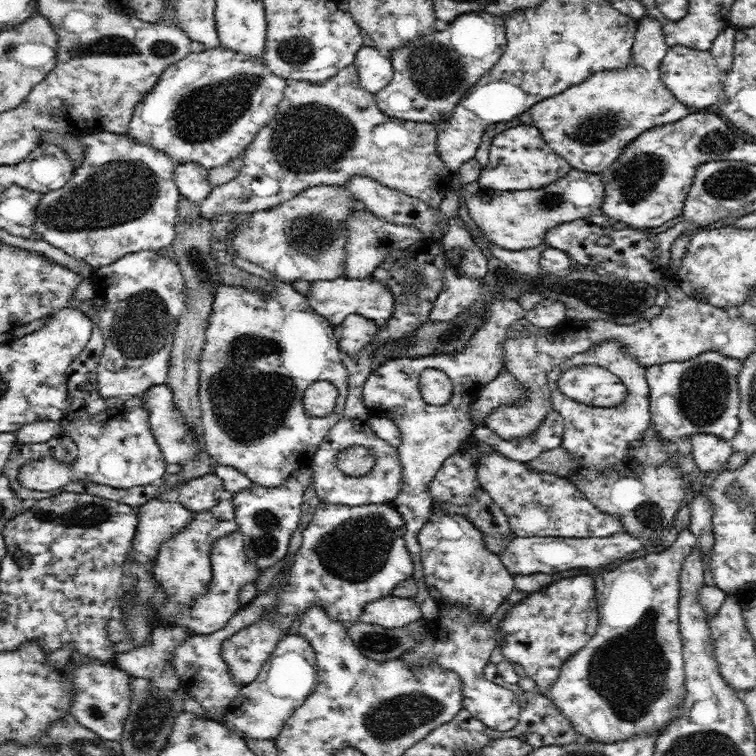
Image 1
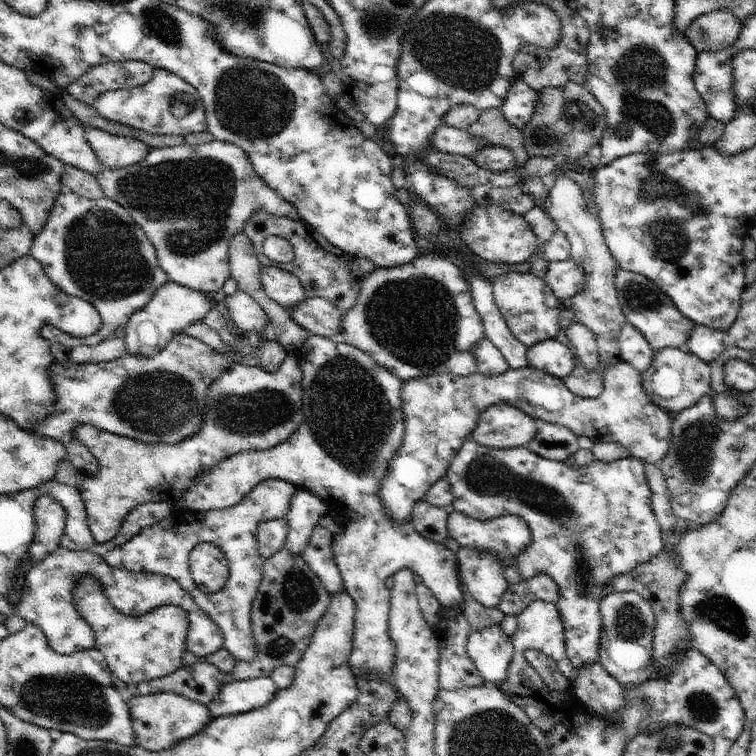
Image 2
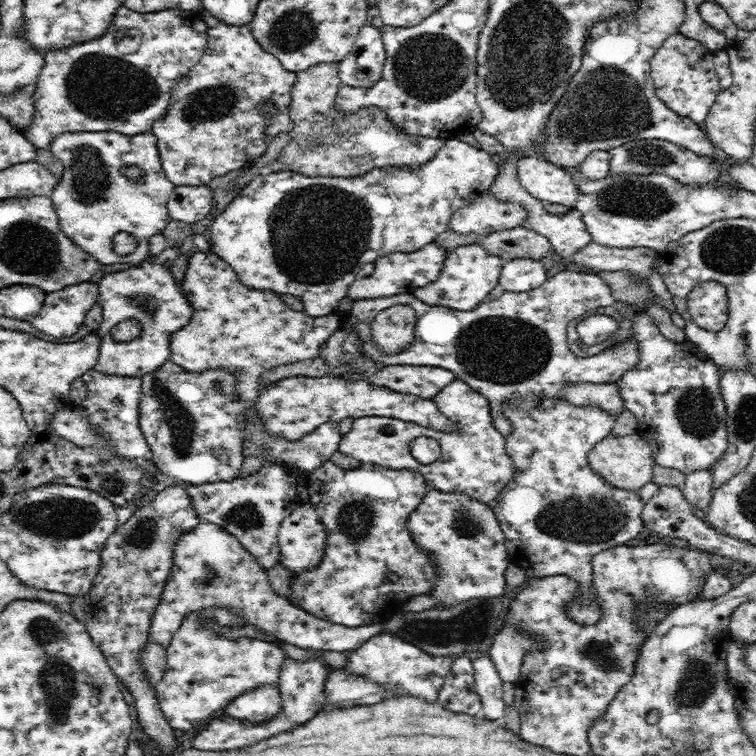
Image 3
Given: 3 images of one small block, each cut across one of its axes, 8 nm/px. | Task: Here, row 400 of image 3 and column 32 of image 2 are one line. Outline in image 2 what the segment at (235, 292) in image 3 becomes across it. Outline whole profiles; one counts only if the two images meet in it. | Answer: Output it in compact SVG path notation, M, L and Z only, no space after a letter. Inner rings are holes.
M62 191L51 208L44 228L35 236L29 254L40 262L48 278L62 292L93 304L101 314L100 330L83 339L70 336L56 327L43 327L41 335L46 340L63 344L68 350L80 345L95 345L107 336L114 335L117 328L125 327L130 317L142 310L156 291L169 281L166 272L158 264L156 249L143 228L134 222L125 208L106 196L87 199L72 191Z

